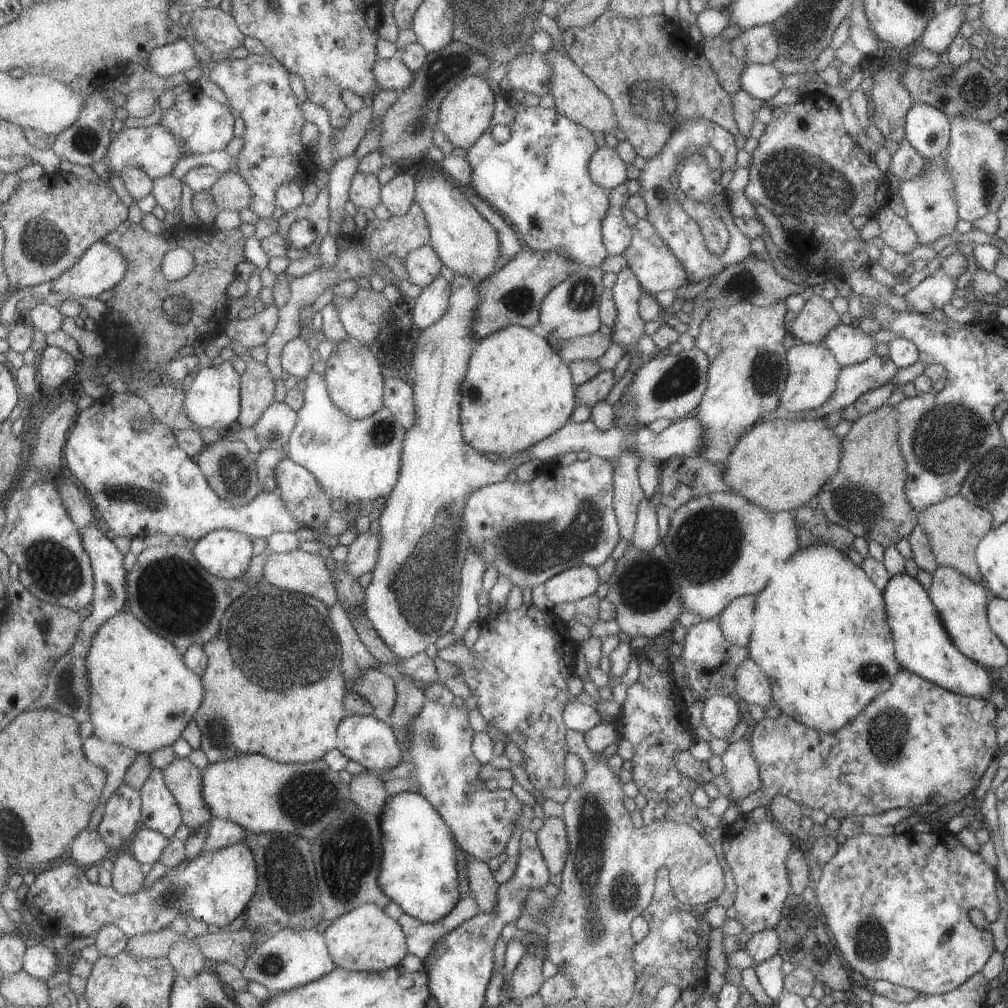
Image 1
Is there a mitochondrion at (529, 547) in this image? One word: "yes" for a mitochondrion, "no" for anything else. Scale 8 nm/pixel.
yes

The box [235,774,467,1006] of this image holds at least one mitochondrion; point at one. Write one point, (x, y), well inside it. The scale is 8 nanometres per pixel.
(290, 886)

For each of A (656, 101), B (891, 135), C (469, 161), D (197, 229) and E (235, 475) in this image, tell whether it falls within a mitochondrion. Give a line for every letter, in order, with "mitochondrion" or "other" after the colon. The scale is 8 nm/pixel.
A: mitochondrion
B: other
C: other
D: other
E: mitochondrion

